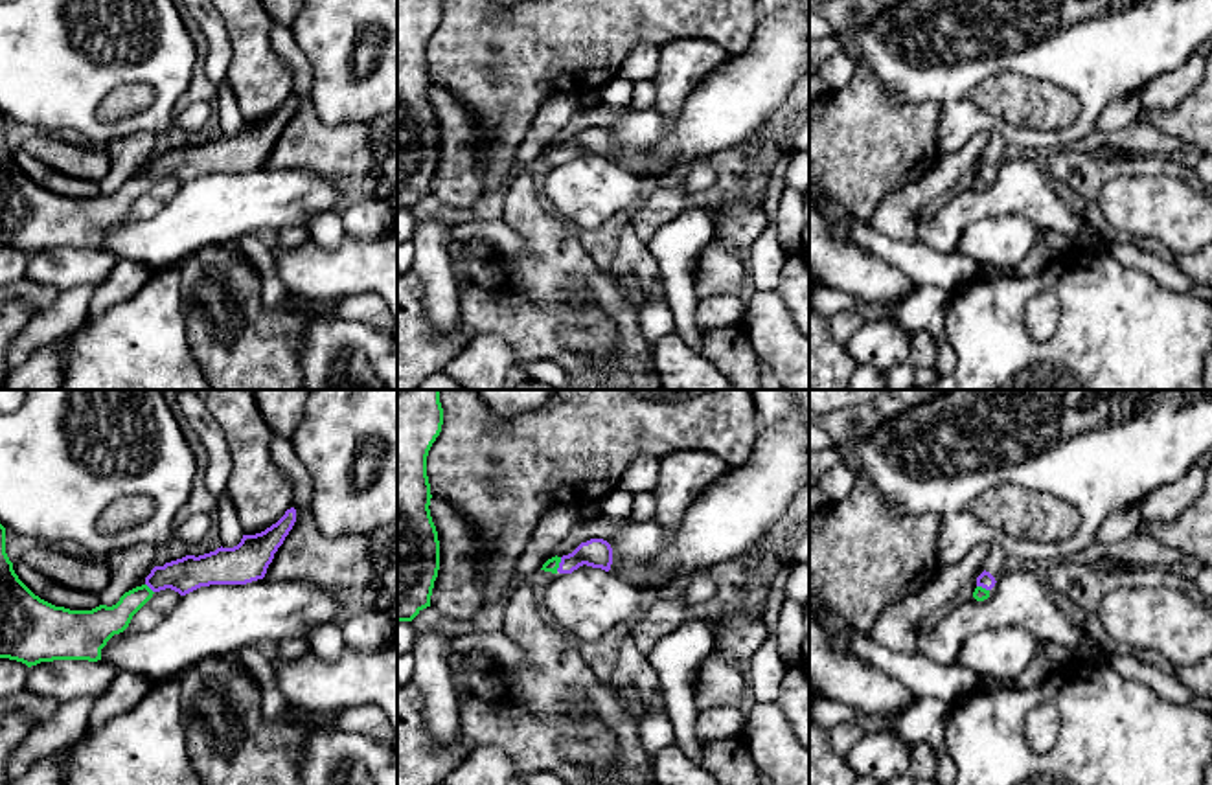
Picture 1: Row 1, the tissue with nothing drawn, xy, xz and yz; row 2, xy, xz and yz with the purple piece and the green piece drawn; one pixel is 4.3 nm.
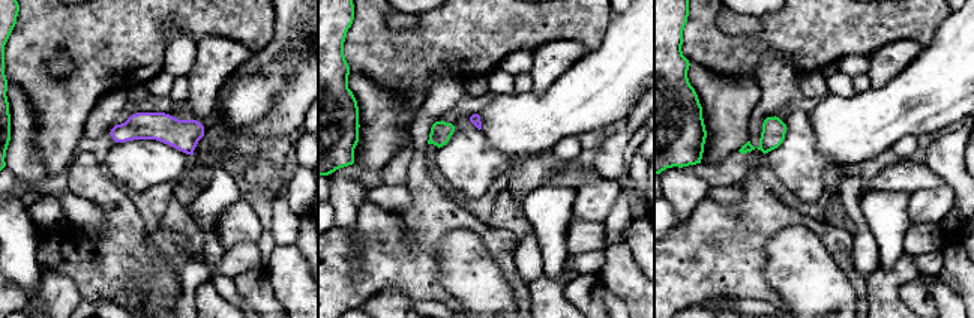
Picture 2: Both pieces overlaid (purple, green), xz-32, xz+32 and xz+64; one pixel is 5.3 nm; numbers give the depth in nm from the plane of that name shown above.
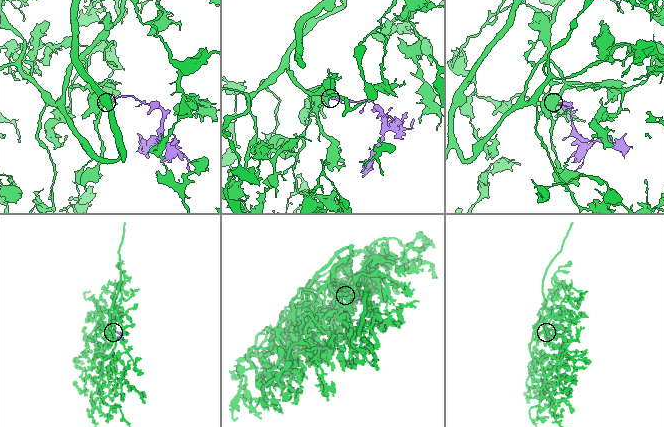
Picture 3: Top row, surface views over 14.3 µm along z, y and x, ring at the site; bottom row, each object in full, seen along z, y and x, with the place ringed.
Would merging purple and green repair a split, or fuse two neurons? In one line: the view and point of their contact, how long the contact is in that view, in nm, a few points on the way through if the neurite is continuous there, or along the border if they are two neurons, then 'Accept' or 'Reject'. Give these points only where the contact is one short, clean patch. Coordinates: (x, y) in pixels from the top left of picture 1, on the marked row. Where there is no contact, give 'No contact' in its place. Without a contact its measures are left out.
Touches purple at xz (560, 565). Shared border 70 nm. Path across: xz (596, 552), (560, 565), (550, 565). Accept

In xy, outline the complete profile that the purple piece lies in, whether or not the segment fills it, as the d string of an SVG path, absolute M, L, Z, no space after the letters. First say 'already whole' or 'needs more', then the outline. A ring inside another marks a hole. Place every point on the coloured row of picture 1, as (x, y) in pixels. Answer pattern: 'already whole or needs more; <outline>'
needs more; M296 509L256 535L243 535L234 548L154 566L142 586L125 592L112 607L92 610L55 607L35 596L15 574L0 524L0 658L28 667L53 660L101 660L101 649L123 632L154 592L171 588L186 596L210 585L246 585L263 579L274 553L296 522Z

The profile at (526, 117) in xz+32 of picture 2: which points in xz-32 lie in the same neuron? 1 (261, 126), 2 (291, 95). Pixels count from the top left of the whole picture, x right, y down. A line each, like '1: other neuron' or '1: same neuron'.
1: other neuron
2: other neuron

